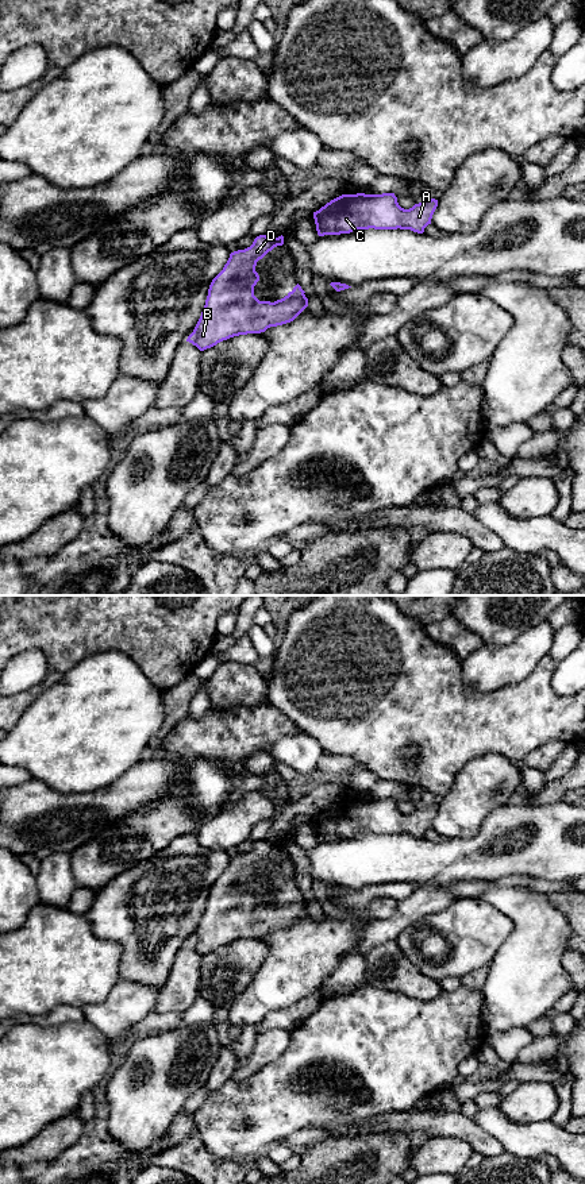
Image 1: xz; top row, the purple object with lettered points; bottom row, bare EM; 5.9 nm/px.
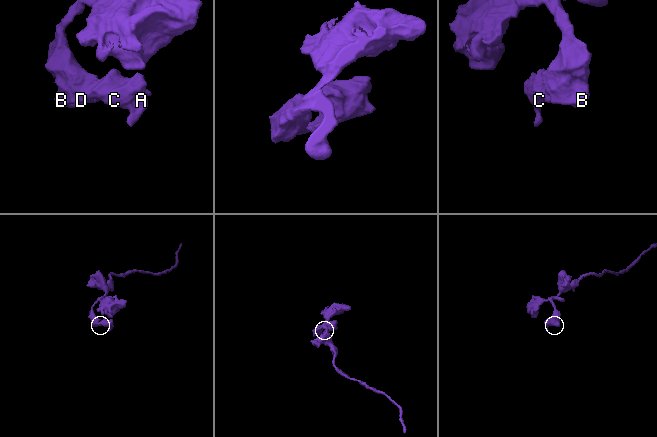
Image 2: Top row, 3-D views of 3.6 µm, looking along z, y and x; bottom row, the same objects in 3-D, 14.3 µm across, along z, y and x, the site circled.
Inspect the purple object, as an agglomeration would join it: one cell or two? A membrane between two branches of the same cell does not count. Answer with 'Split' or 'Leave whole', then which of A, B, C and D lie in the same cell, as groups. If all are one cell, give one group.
Leave whole. Groups: A B C D

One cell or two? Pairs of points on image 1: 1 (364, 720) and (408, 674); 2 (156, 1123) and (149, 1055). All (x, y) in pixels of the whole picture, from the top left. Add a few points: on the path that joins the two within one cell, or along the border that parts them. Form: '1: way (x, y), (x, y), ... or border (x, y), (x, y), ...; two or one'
1: way (373, 709), (397, 685); one
2: way (154, 1106), (154, 1072); one

